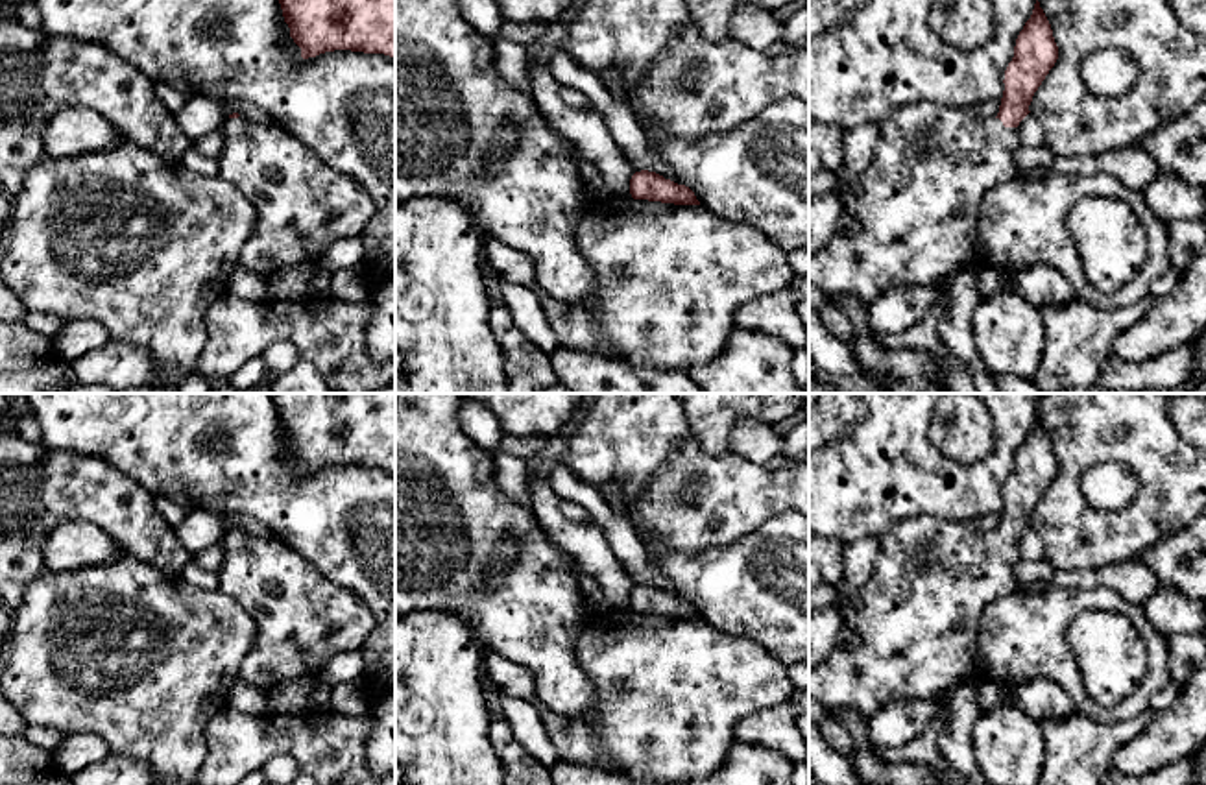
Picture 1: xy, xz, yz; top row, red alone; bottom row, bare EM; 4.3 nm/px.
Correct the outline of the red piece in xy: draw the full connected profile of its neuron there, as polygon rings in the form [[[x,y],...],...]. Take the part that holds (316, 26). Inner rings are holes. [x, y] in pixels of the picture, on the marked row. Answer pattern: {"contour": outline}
{"contour": [[[279,0],[301,57],[351,50],[395,59],[395,0]]]}

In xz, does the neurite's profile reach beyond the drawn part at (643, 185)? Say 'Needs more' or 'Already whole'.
Already whole

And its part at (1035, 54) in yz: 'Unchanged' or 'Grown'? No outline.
Grown

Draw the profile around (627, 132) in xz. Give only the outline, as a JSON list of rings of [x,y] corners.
[[[561,48],[549,61],[550,72],[560,85],[582,91],[591,109],[598,113],[621,153],[632,163],[635,172],[648,170],[683,185],[678,175],[650,150],[646,133],[624,100],[609,94],[608,87],[595,72],[574,63]]]

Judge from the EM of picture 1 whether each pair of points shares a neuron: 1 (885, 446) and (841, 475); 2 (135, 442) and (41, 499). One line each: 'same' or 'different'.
1: same
2: different

